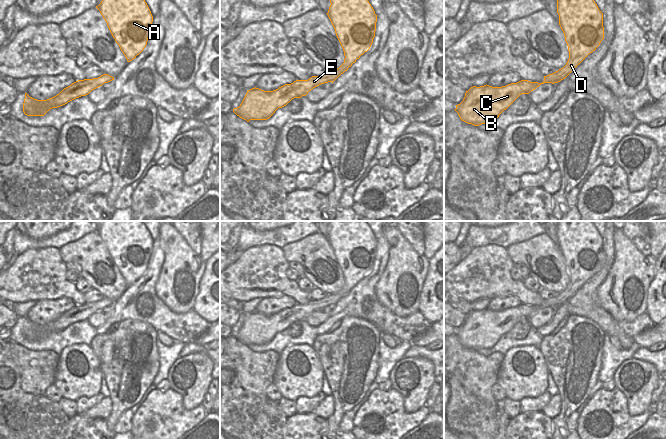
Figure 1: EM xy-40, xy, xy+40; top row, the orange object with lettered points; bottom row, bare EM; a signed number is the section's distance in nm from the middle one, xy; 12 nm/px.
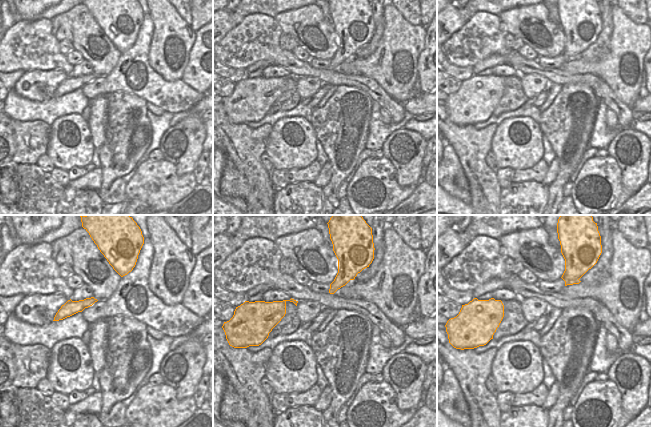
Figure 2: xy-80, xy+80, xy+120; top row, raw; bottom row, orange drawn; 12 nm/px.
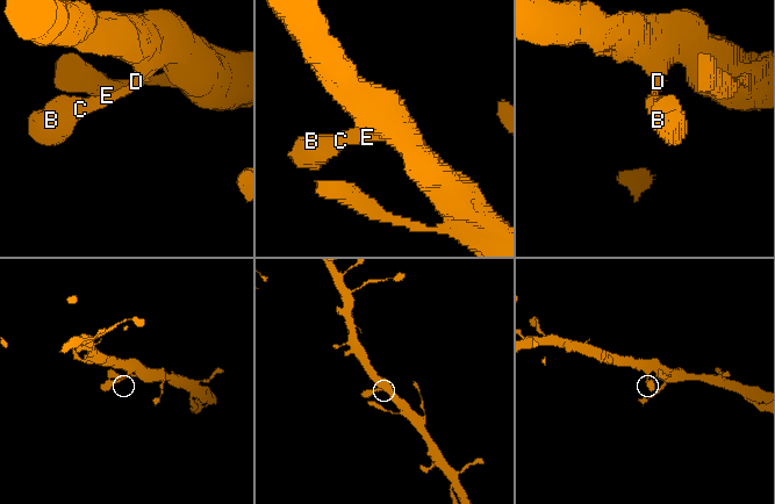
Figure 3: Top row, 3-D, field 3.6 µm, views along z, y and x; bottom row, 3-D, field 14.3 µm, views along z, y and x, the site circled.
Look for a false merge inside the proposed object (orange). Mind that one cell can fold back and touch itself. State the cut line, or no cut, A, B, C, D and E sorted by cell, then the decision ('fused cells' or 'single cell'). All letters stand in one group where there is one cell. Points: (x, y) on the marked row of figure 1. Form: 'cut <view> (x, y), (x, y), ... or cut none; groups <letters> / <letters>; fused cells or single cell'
cut none; groups A B C D E; single cell

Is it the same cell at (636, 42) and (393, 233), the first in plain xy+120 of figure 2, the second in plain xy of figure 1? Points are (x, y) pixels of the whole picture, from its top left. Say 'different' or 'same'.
same

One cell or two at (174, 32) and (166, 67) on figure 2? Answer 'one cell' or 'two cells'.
one cell

